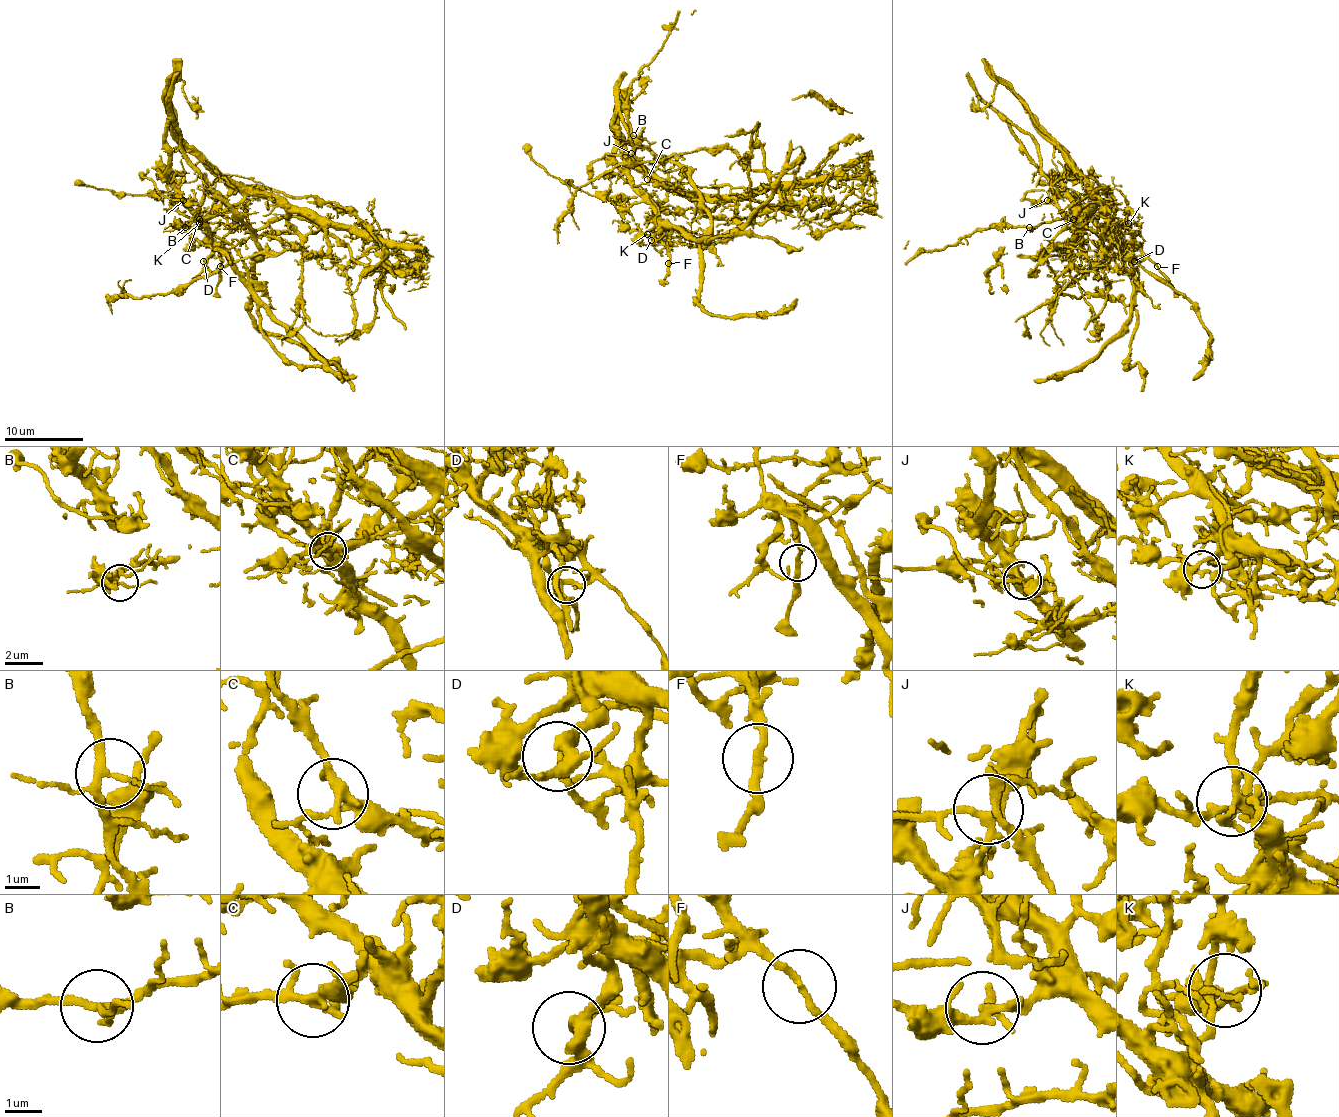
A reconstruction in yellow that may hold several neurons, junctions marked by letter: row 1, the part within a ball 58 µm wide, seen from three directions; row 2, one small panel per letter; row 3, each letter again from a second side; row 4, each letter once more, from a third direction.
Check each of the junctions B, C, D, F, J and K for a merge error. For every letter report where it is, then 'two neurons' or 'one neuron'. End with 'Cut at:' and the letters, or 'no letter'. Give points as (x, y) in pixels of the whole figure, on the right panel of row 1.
B: place (1029, 227); one neuron
C: place (1073, 219); one neuron
D: place (1134, 261); one neuron
F: place (1157, 266); one neuron
J: place (1047, 200); one neuron
K: place (1128, 223); one neuron
Cut at: no letter

